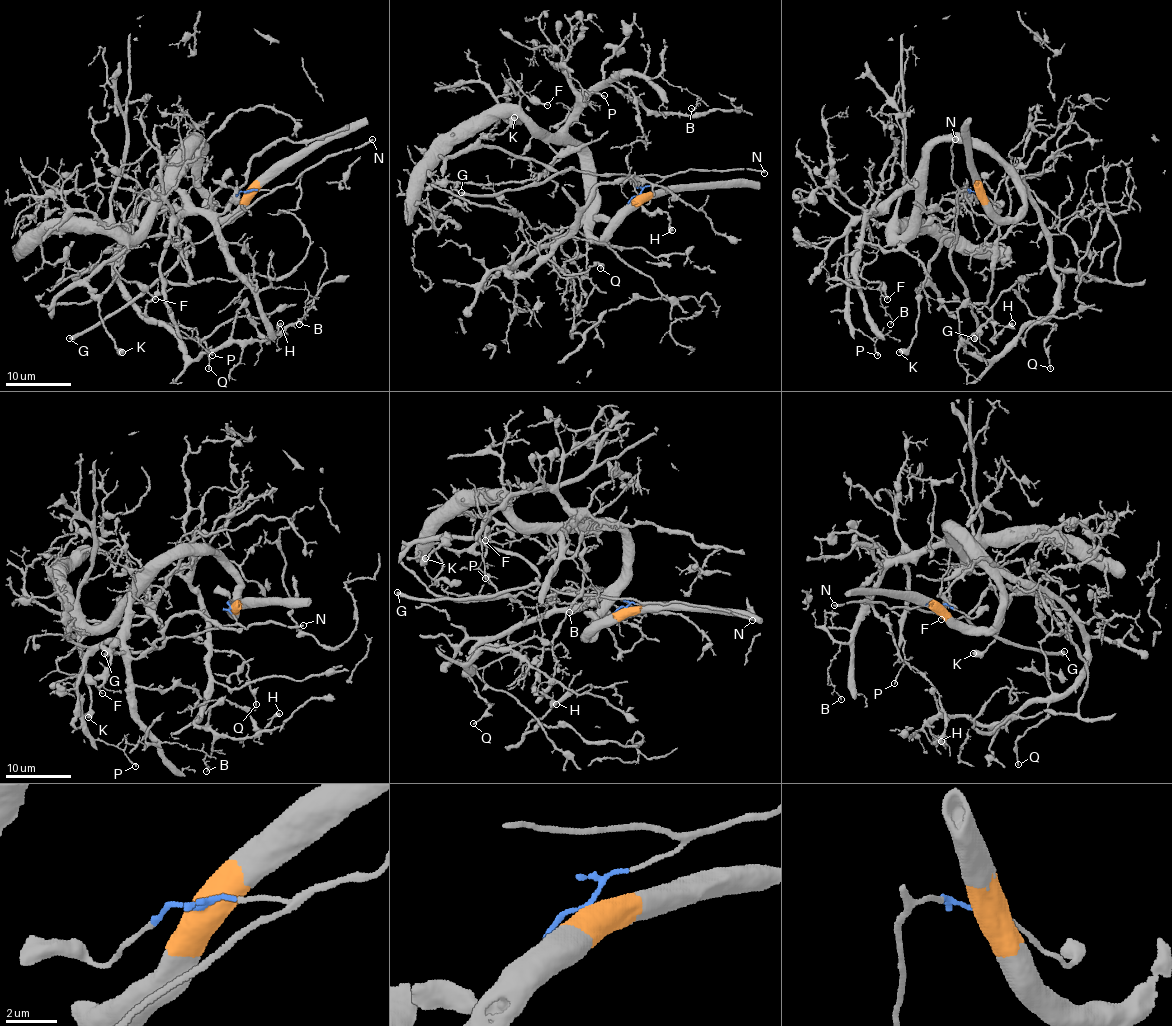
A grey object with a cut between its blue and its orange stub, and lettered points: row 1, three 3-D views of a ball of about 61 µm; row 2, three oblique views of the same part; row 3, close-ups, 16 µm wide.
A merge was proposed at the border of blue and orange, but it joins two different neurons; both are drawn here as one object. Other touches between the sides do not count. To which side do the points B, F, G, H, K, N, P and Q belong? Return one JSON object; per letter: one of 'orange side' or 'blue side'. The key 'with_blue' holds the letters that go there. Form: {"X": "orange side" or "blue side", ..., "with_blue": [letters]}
{"B": "orange side", "F": "orange side", "G": "blue side", "H": "orange side", "K": "blue side", "N": "blue side", "P": "orange side", "Q": "orange side", "with_blue": ["G", "K", "N"]}

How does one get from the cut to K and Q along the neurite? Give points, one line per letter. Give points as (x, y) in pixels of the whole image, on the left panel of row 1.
K: (247, 192), (270, 192), (202, 240), (177, 248), (154, 235), (90, 278), (98, 316), (123, 352)
Q: (247, 192), (219, 217), (181, 169), (141, 207), (115, 266), (120, 286), (156, 322), (194, 329), (209, 369)

